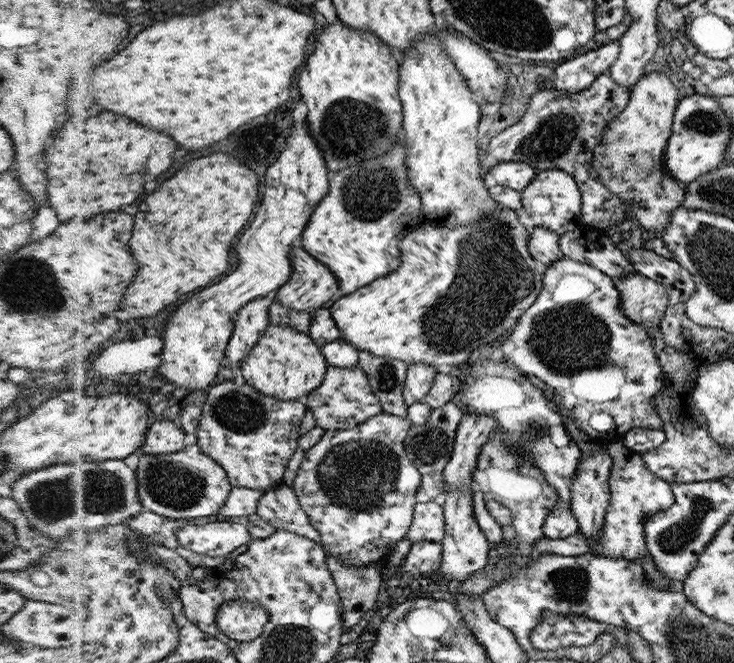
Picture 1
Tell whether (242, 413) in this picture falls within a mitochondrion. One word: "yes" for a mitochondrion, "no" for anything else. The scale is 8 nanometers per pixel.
yes

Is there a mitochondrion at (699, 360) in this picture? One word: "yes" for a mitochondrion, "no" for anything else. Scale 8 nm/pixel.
no

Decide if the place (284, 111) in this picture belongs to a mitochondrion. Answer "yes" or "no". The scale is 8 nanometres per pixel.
no

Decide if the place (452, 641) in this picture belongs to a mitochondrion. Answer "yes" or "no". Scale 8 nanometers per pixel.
yes

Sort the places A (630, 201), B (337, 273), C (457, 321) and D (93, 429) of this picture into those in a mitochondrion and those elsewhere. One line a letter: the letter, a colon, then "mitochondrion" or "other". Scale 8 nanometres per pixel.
A: other
B: other
C: mitochondrion
D: other

